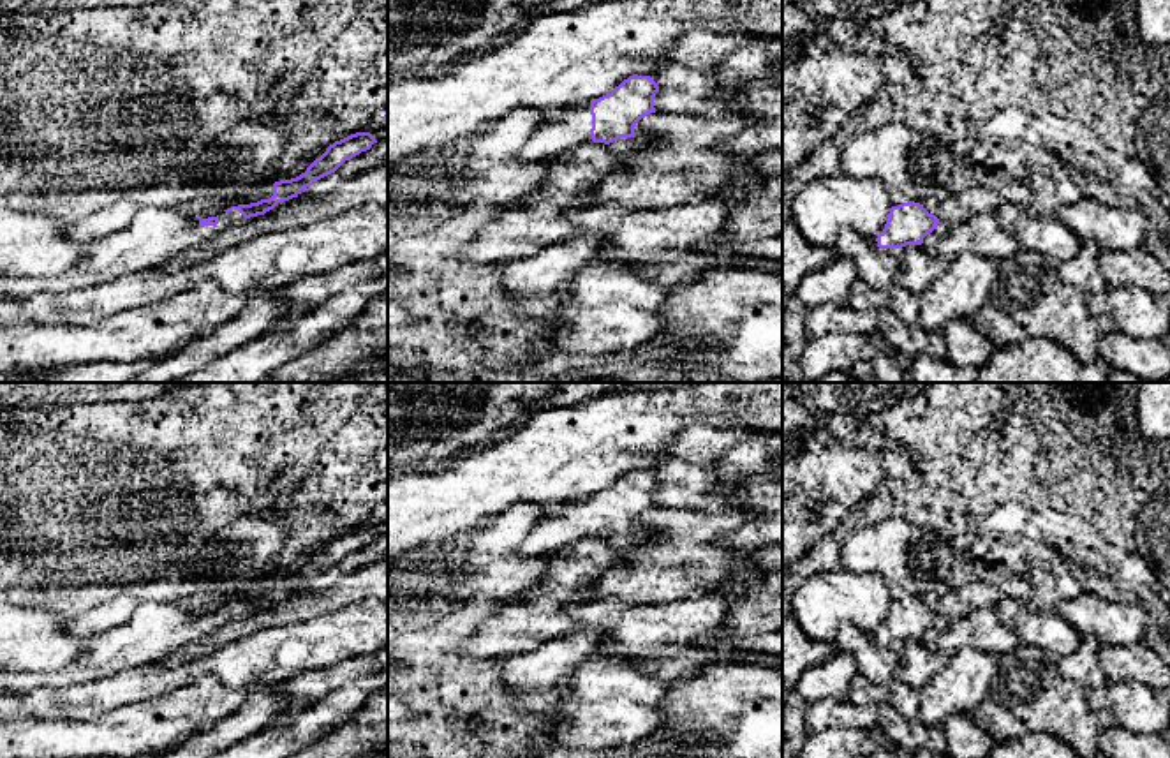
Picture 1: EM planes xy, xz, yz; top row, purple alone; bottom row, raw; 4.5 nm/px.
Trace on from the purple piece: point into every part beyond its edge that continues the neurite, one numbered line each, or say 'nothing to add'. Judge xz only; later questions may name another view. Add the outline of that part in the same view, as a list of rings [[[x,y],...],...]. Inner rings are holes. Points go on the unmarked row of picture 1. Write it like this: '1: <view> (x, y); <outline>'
1: xz (570, 522); [[[590,497],[550,508],[546,516],[534,525],[525,541],[516,548],[516,555],[544,555],[580,539],[590,539],[594,538],[590,524]]]

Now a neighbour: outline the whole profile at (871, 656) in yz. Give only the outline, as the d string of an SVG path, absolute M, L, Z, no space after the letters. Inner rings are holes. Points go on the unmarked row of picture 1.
M846 622L839 631L835 647L851 654L858 673L874 684L886 686L897 677L899 645L879 643L876 635Z

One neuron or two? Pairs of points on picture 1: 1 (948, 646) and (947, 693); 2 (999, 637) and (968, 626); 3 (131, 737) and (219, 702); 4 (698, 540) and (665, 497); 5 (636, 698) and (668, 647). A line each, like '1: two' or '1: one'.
1: two
2: one
3: one
4: two
5: two

